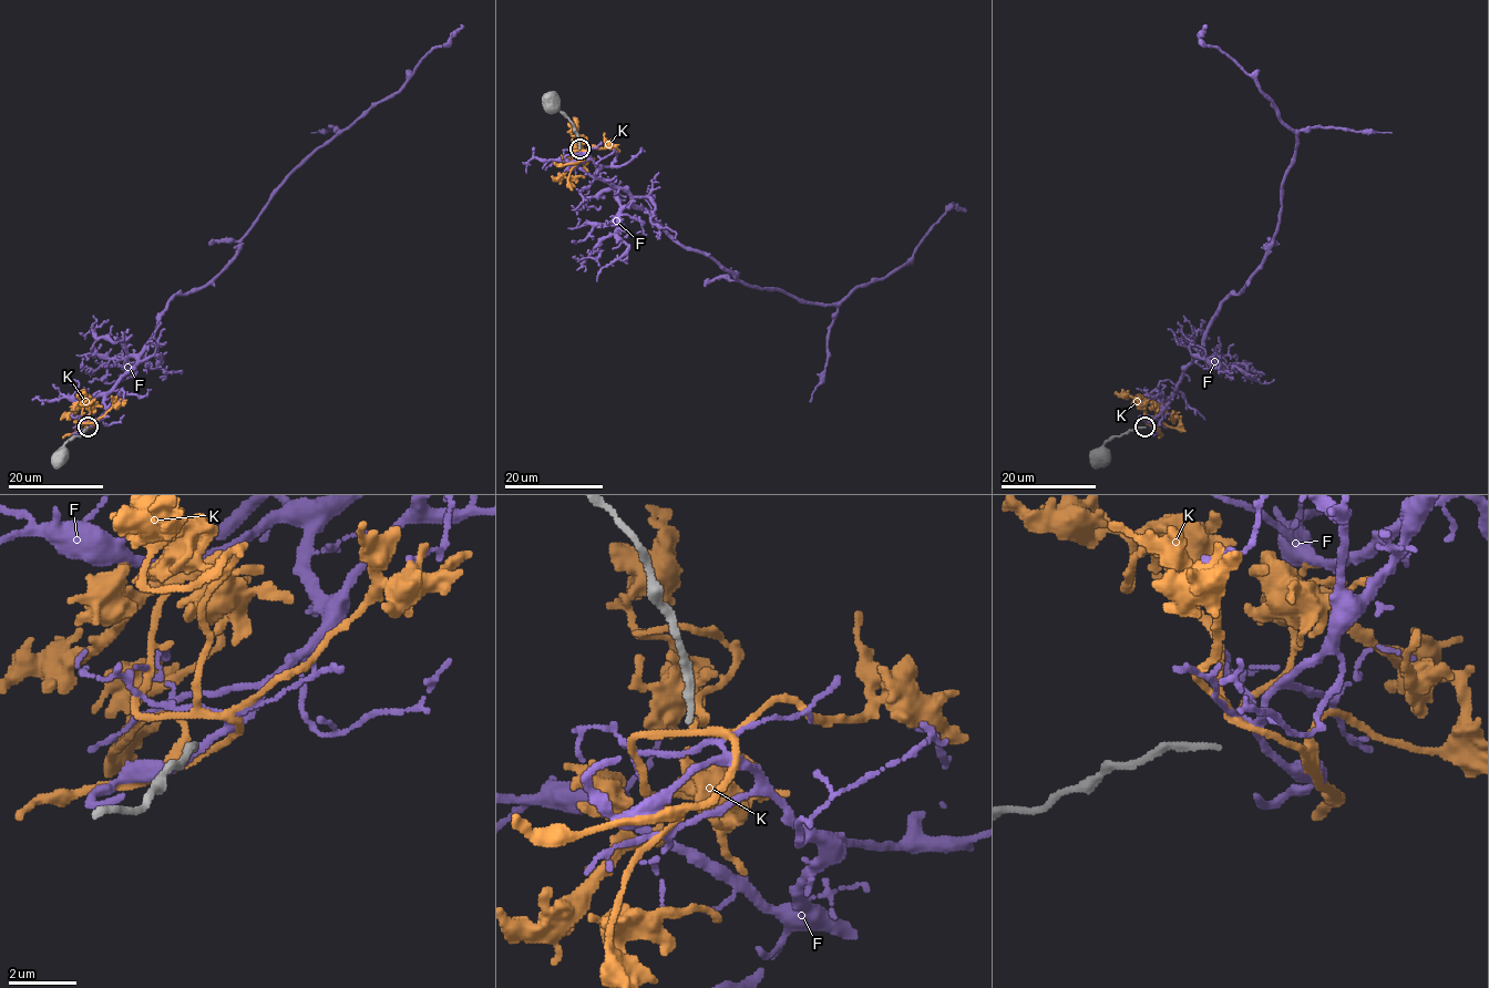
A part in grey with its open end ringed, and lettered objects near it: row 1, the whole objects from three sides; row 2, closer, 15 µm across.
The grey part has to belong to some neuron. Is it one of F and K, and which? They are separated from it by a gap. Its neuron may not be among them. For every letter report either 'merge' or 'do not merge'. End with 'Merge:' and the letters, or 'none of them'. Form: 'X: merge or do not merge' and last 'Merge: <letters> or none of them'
F: merge
K: do not merge
Merge: F

